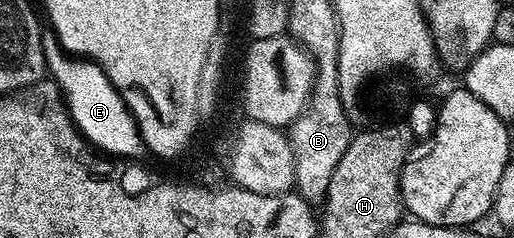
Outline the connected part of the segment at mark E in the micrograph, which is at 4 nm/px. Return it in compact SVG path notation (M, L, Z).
M51 28L42 31L41 41L46 71L61 88L73 122L80 129L81 135L106 155L133 162L144 159L143 156L148 153L148 148L142 140L137 123L134 122L125 100L119 95L102 68L92 60L66 54Z

